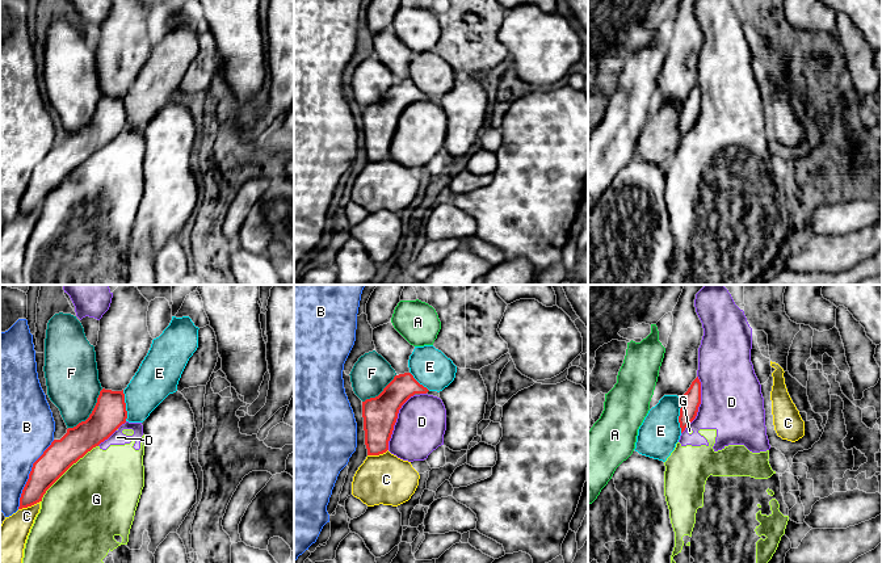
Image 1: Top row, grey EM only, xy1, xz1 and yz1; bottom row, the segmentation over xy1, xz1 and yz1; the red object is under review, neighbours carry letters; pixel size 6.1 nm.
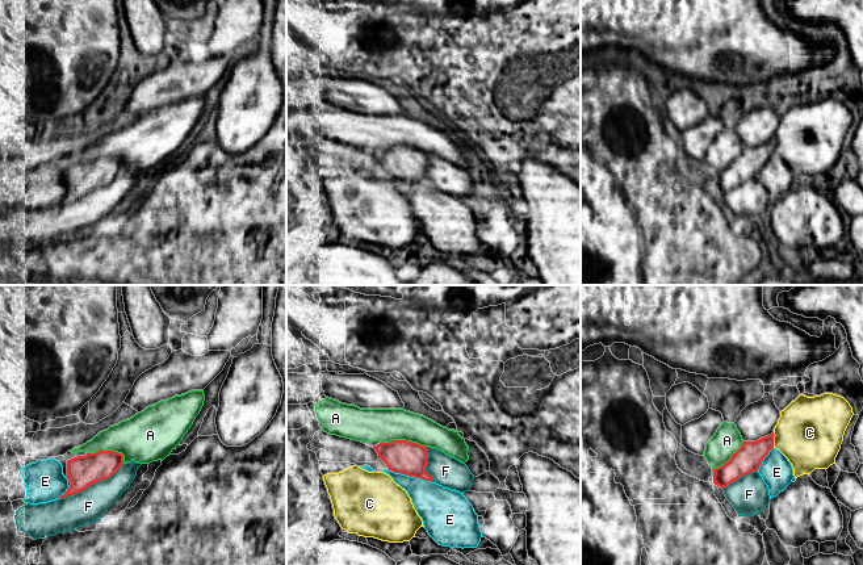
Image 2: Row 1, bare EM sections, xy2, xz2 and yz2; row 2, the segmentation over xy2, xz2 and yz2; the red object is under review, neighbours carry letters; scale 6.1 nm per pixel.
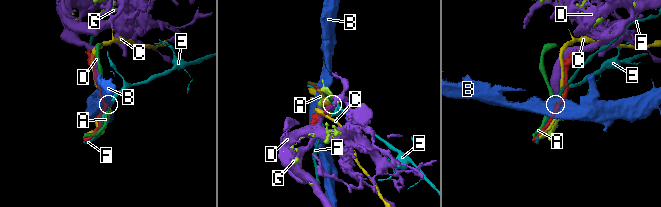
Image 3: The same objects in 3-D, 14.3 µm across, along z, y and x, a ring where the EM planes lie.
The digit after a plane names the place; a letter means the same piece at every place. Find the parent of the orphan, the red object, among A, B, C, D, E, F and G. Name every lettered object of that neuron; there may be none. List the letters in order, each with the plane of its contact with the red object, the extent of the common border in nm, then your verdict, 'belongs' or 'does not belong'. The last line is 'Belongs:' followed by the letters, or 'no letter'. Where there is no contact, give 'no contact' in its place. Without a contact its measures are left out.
A: meets red in xz2; contact 280 nm long; does not belong
B: meets red in xy1; contact 480 nm long; does not belong
C: meets red in xy1; contact 150 nm long; does not belong
D: meets red in yz1; contact 380 nm long; does not belong
E: meets red in xz2; contact 300 nm long; does not belong
F: meets red in xy2; contact 460 nm long; does not belong
G: meets red in xy1; contact 500 nm long; does not belong
Belongs: no letter

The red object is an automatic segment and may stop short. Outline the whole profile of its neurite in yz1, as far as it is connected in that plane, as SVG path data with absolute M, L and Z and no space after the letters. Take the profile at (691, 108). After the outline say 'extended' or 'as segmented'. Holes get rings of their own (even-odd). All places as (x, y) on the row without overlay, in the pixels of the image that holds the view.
M697 83L682 102L679 122L681 139L696 125L700 110L701 110L701 88Z; as segmented

